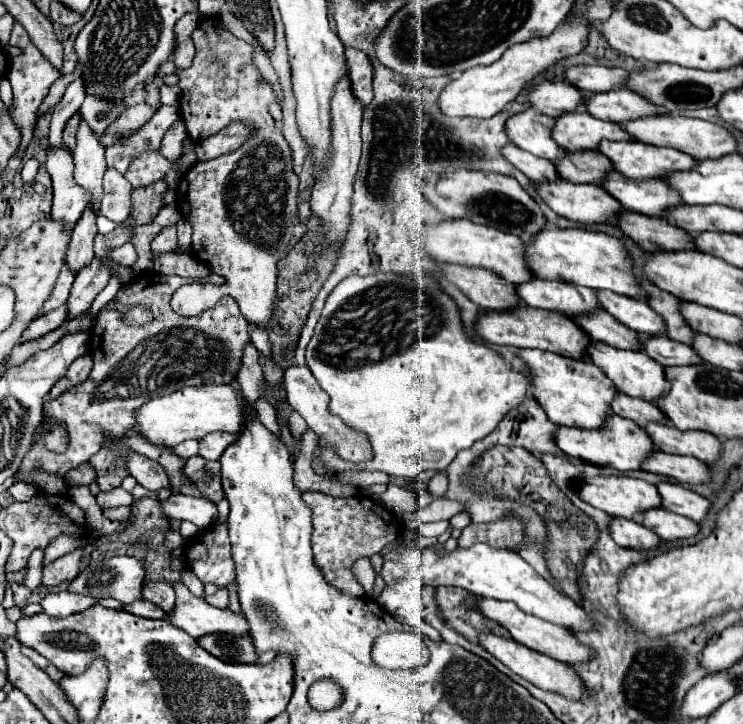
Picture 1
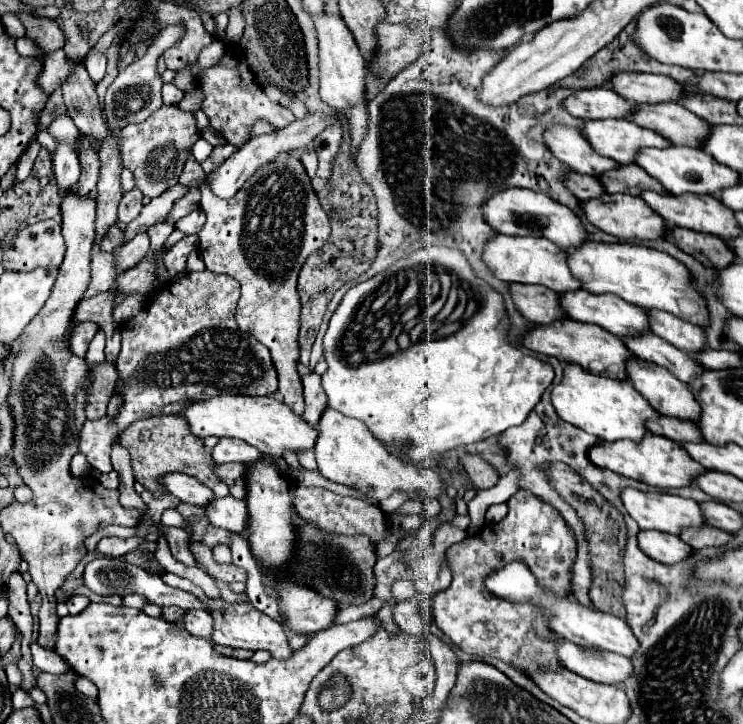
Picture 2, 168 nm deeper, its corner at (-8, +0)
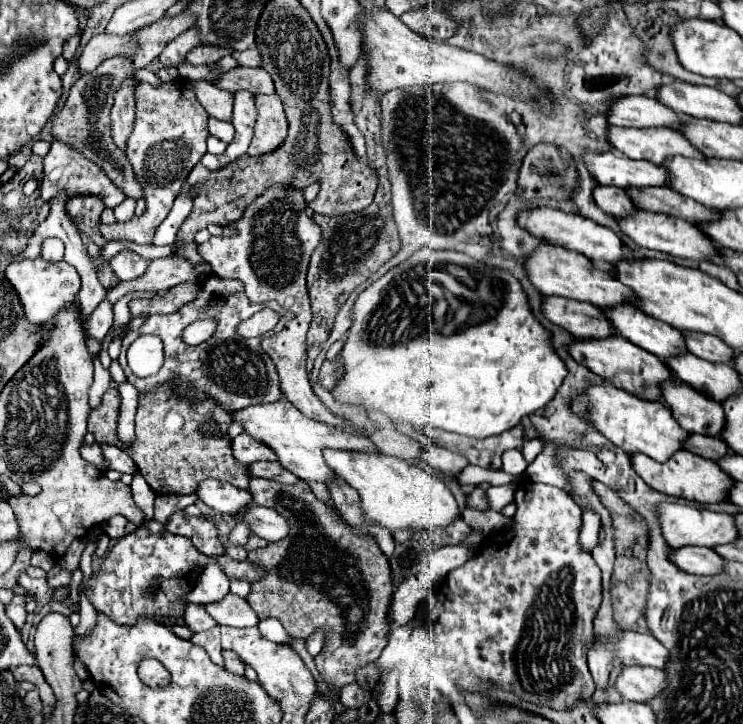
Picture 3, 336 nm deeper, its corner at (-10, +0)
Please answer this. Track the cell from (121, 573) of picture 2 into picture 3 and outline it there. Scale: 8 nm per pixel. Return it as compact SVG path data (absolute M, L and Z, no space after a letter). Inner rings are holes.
M232 593L226 599L218 601L218 603L204 605L204 609L210 611L210 615L220 625L246 629L246 627L256 627L260 623L258 615L254 615L254 609L248 605L248 601L242 599L242 597L236 597Z

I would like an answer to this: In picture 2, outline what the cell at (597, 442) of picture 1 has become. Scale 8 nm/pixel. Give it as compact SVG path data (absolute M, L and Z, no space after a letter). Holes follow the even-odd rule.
M648 431L640 441L632 441L632 439L600 441L588 449L588 459L600 469L610 469L624 477L632 477L636 481L642 481L660 489L690 485L692 471L704 471L704 467L700 467L700 463L696 463L678 443L674 443L672 439L660 437L652 431Z

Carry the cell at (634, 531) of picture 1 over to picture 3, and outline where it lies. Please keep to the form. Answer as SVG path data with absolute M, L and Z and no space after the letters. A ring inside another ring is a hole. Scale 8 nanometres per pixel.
M684 547L670 553L670 559L686 573L694 575L720 575L724 559L708 547Z

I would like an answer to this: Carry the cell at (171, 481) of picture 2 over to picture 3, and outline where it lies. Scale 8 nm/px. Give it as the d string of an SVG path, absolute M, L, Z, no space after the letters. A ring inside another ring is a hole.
M216 479L202 481L198 487L198 497L210 509L232 517L240 515L252 503L252 495L246 489L238 489L230 483L222 483Z

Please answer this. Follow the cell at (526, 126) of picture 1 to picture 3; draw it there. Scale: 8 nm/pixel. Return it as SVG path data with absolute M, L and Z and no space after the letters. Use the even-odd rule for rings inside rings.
M588 151L584 161L600 185L614 185L622 189L670 187L670 175L662 165L648 161L634 161L614 151L594 153Z

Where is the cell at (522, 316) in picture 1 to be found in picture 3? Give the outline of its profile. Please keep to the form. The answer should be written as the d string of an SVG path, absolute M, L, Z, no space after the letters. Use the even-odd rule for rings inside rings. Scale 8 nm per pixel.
M608 337L608 339L588 339L588 341L574 341L572 345L568 345L570 355L586 365L592 373L604 377L606 381L610 381L612 385L626 389L628 393L646 399L646 401L660 401L662 399L662 391L660 385L668 379L672 379L672 371L666 365L666 361L658 359L656 355L648 353L646 349L626 341L624 337Z

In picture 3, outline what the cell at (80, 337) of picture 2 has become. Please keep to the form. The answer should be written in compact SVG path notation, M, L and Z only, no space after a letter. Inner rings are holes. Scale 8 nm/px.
M106 299L94 309L94 313L88 317L88 333L96 339L104 339L108 329L114 323L114 311L112 303L106 303Z

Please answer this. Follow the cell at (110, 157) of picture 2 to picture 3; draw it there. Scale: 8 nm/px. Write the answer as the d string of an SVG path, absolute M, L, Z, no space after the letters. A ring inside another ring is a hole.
M128 77L120 83L118 91L114 93L114 107L112 107L112 135L114 143L126 151L126 139L134 127L134 77Z

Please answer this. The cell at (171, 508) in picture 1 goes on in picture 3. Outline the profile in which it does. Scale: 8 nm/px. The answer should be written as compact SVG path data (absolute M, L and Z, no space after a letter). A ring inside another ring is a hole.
M250 505L242 515L236 517L238 521L246 521L252 531L260 537L264 537L266 541L274 543L274 541L282 541L286 539L286 535L290 533L290 525L288 521L278 515L274 509L268 507L258 507L258 505Z

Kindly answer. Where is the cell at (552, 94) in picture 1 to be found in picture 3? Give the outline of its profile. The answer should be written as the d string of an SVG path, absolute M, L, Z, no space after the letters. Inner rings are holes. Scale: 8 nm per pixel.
M622 97L612 103L608 121L622 127L680 127L684 117L652 97Z

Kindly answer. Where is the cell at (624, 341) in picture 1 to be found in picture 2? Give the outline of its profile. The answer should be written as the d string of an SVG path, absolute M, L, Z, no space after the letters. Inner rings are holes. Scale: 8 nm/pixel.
M650 331L632 337L622 337L622 341L632 355L670 369L684 383L688 383L692 375L700 375L702 371L702 367L696 367L696 363L688 359L688 353L676 349L674 345L668 345L664 339L656 337Z

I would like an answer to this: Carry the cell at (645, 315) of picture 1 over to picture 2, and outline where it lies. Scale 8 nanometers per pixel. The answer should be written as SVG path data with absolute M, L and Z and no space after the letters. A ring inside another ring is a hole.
M646 309L648 315L648 327L654 335L662 337L664 341L672 343L674 347L692 353L704 349L704 331L700 331L698 325L692 325L684 319L678 319L676 315L670 315L660 309Z

